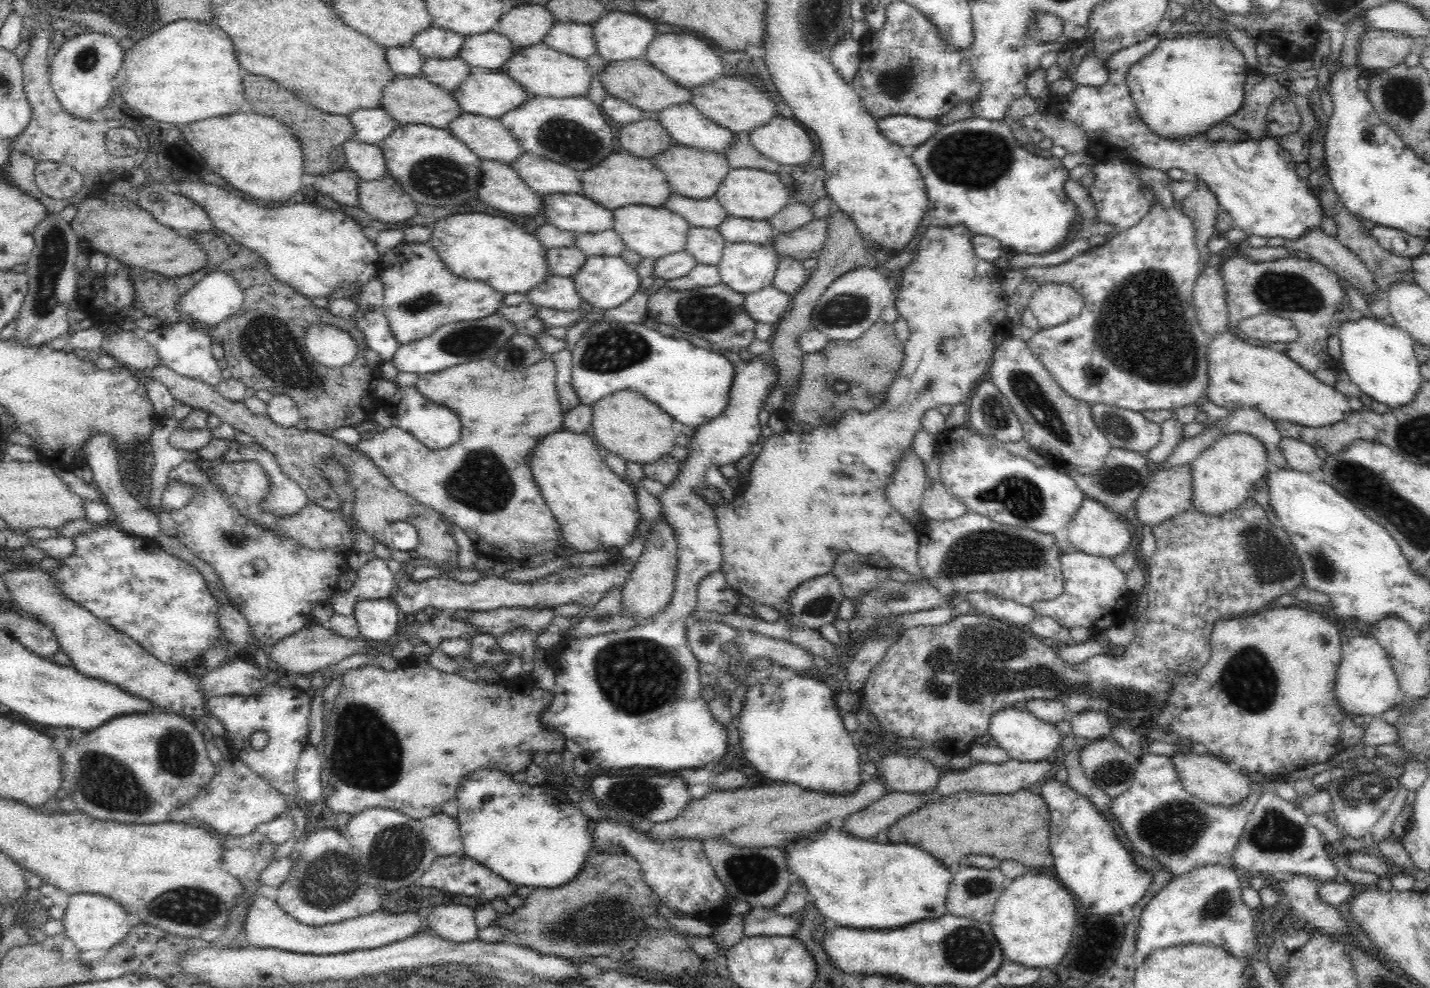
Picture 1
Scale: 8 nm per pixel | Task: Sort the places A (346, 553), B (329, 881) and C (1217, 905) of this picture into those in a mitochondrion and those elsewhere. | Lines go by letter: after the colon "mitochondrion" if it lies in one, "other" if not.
A: other
B: mitochondrion
C: mitochondrion

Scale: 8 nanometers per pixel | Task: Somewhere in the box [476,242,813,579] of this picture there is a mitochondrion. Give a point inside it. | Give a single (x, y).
(616, 348)

